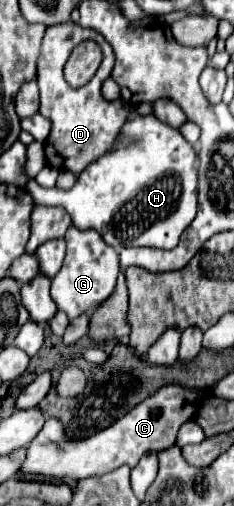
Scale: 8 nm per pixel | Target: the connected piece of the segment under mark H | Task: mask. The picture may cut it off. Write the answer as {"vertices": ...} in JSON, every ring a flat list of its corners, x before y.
{"vertices":[[153,116,127,120,123,140,127,144,93,162,71,190,43,188,35,180,29,180,25,190,41,206,63,208,79,230,97,230,115,250,127,246,171,250,197,212,197,152,179,130]]}

